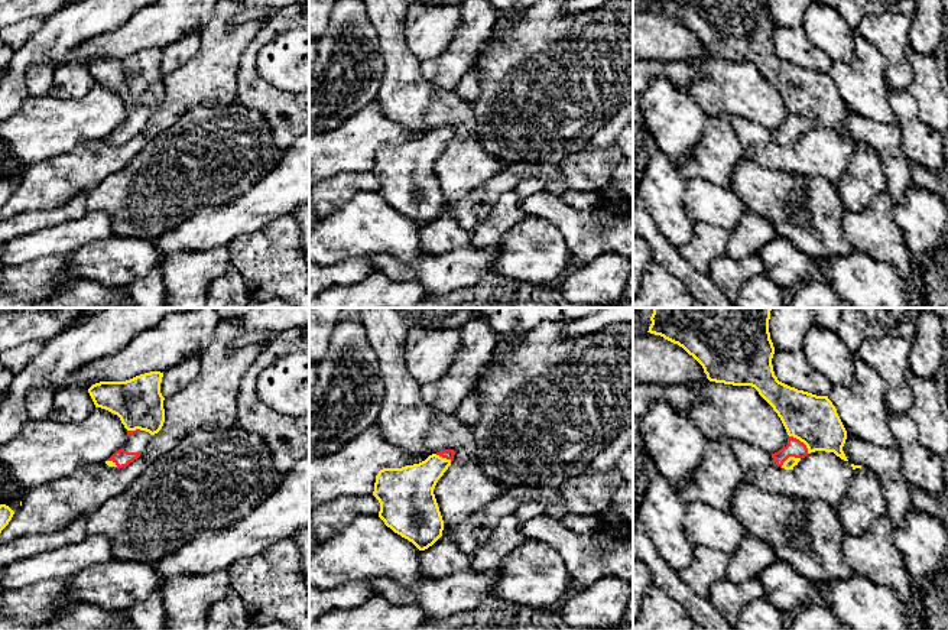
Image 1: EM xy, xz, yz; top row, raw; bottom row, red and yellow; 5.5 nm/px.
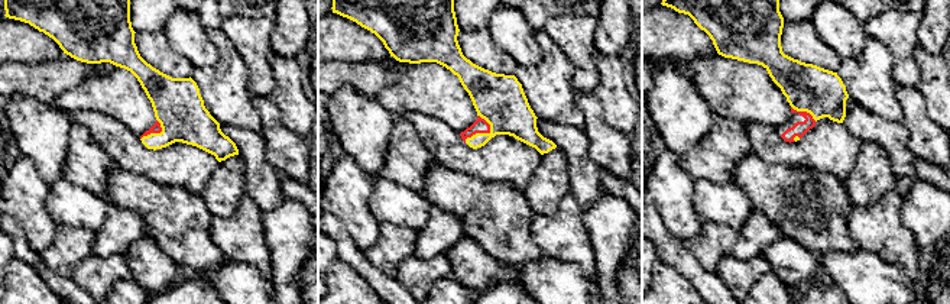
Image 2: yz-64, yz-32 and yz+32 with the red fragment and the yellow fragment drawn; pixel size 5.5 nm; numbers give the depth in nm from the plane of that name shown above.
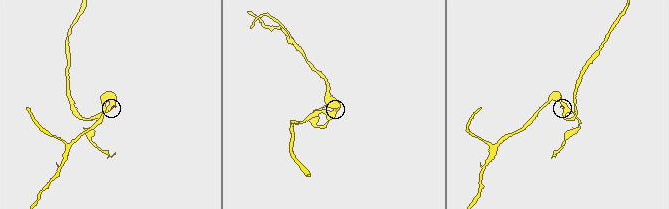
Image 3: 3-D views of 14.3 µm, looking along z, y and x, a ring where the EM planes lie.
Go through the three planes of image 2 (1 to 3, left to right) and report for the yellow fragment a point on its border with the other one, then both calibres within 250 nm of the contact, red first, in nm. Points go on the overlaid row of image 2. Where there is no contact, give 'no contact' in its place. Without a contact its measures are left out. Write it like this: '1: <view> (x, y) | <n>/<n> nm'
1: yz-64 (156, 132) | 50/280 nm
2: yz-32 (479, 132) | 80/280 nm
3: yz+32 (804, 112) | 80/260 nm

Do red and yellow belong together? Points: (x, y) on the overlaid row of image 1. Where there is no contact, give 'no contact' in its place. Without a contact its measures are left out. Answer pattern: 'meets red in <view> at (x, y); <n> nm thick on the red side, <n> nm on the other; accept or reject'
meets red in yz at (799, 441); 100 nm thick on the red side, 280 nm on the other; accept

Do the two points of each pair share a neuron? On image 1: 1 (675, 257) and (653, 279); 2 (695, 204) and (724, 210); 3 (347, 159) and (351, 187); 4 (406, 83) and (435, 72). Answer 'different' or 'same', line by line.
1: different
2: same
3: different
4: different

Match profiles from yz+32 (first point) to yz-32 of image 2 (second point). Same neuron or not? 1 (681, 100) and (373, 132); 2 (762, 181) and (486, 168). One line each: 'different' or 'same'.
1: same
2: different

